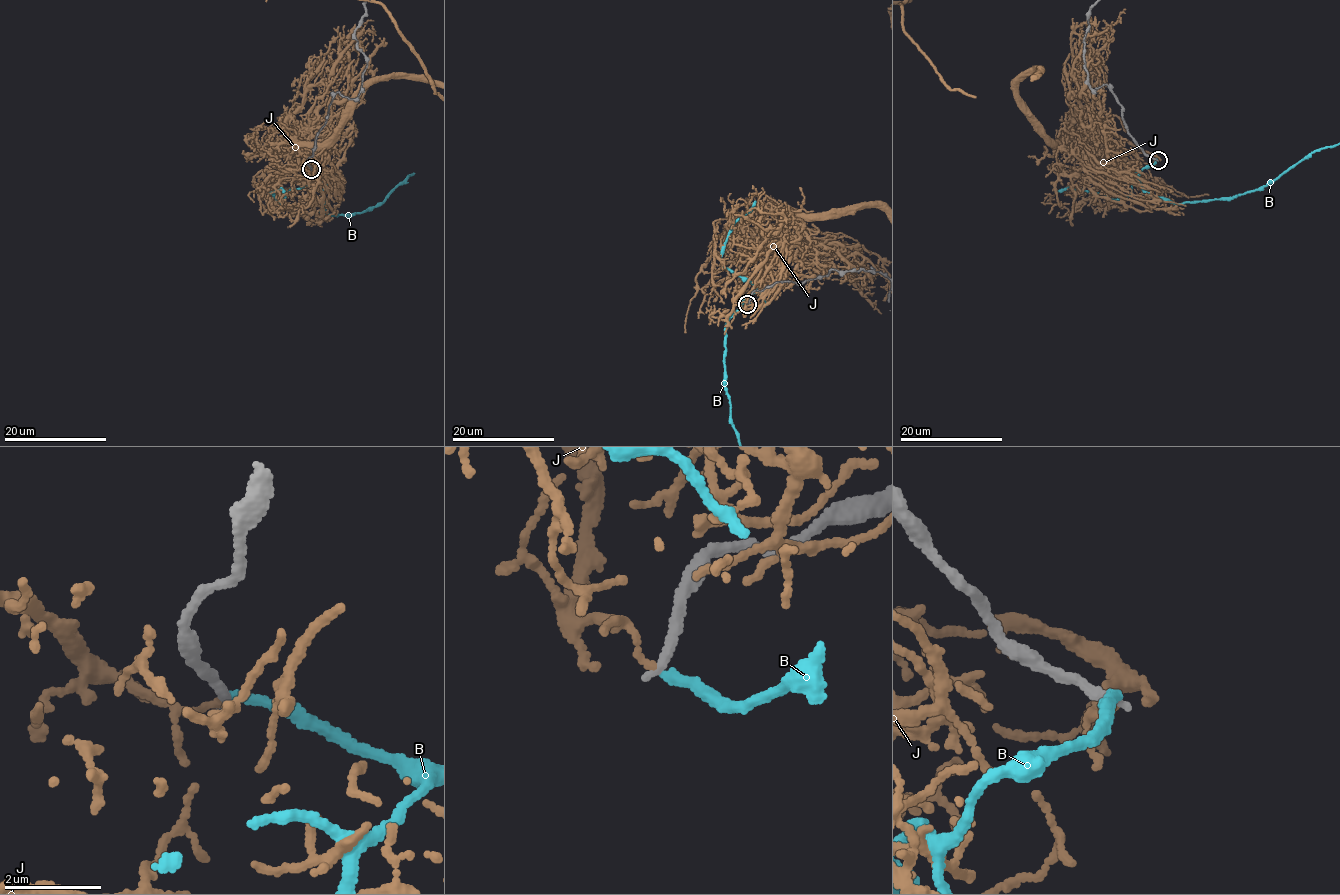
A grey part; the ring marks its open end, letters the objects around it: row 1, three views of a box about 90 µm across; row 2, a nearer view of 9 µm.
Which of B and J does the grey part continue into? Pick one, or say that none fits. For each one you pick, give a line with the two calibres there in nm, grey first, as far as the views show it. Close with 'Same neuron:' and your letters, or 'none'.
Same neuron: none

